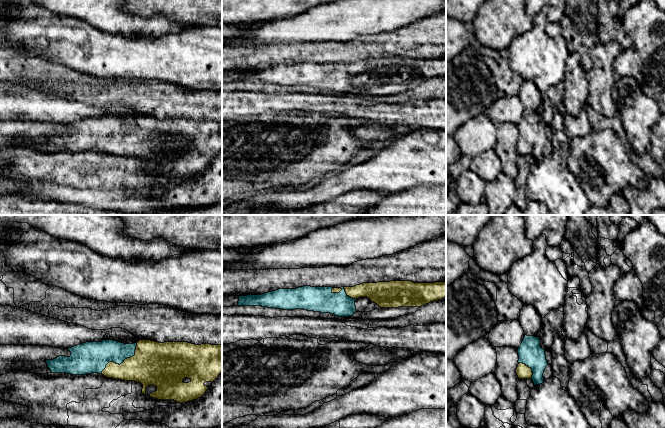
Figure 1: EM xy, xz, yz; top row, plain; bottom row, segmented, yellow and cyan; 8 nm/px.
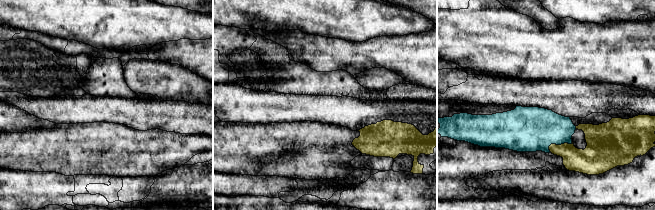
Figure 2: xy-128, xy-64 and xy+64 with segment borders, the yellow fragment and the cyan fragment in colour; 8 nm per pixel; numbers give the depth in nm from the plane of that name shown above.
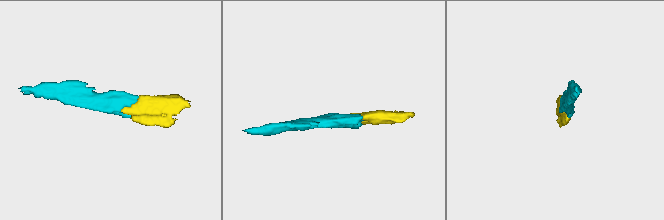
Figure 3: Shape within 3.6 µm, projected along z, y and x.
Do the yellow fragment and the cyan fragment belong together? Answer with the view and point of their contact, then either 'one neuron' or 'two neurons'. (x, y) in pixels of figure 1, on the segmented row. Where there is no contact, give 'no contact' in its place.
xy (121, 363) | one neuron

